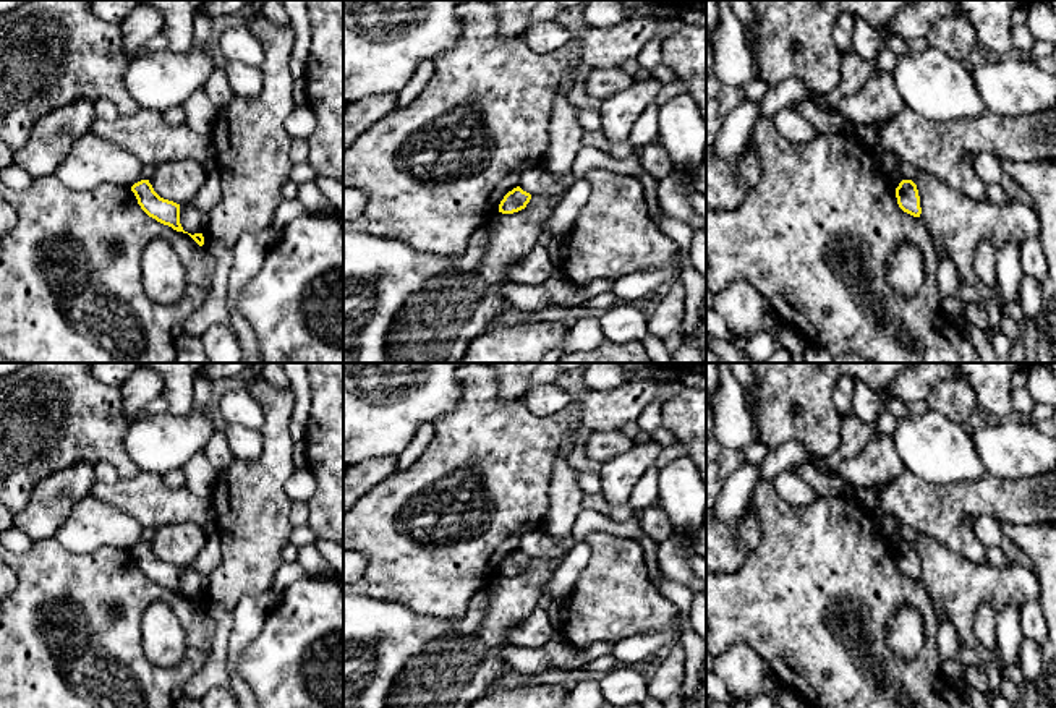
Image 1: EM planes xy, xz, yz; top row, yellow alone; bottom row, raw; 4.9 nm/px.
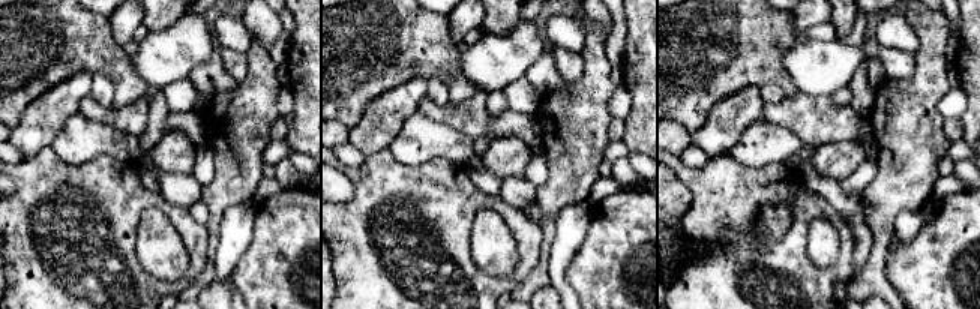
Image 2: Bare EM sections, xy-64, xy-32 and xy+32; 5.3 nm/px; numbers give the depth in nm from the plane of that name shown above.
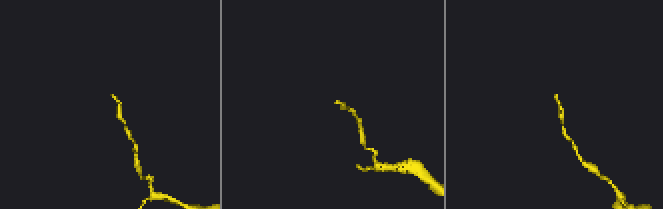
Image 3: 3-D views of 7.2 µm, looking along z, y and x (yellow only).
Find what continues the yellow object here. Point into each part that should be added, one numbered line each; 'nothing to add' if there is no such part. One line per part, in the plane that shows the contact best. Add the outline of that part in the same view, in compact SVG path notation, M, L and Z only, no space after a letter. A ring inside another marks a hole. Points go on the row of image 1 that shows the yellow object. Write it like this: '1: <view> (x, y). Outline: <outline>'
nothing to add

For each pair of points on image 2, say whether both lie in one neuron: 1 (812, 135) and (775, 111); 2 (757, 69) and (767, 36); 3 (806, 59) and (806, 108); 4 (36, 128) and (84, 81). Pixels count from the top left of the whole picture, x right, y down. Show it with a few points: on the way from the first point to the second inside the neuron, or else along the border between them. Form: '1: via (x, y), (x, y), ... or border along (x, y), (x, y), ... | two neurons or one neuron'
1: via (803, 126), (791, 114), (784, 114) | one neuron
2: via (757, 62), (757, 47), (760, 44) | one neuron
3: border along (799, 92), (830, 98) | two neurons
4: via (48, 116), (72, 92) | one neuron

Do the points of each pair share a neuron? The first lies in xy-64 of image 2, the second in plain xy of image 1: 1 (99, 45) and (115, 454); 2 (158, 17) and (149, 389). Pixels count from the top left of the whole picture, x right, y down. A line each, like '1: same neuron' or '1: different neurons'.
1: same neuron
2: different neurons

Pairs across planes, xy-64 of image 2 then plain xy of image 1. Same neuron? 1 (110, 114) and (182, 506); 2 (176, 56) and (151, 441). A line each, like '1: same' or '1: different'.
1: same
2: same

